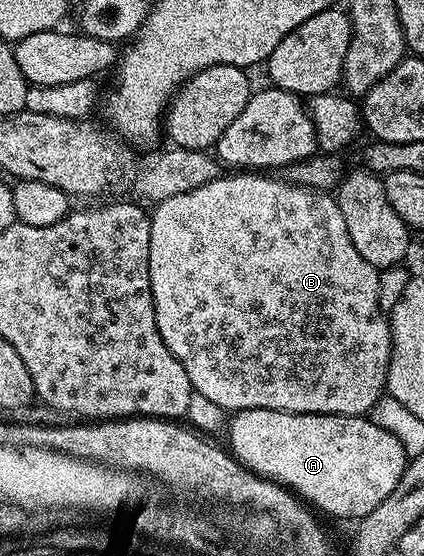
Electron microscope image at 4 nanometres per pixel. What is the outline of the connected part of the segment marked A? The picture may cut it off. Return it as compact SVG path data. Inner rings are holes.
M247 409L246 411L236 412L228 420L227 431L228 427L228 450L244 467L251 469L256 475L262 475L262 477L269 479L273 483L280 483L282 487L289 488L294 495L300 497L310 508L316 509L321 515L322 513L325 515L334 515L337 519L353 519L352 521L365 519L367 513L371 513L371 509L375 509L375 505L383 505L383 501L387 501L387 497L391 497L395 485L399 485L399 481L403 477L407 466L407 454L400 443L400 438L395 433L388 432L387 429L373 424L364 415L296 415L295 413L276 411L275 409Z

